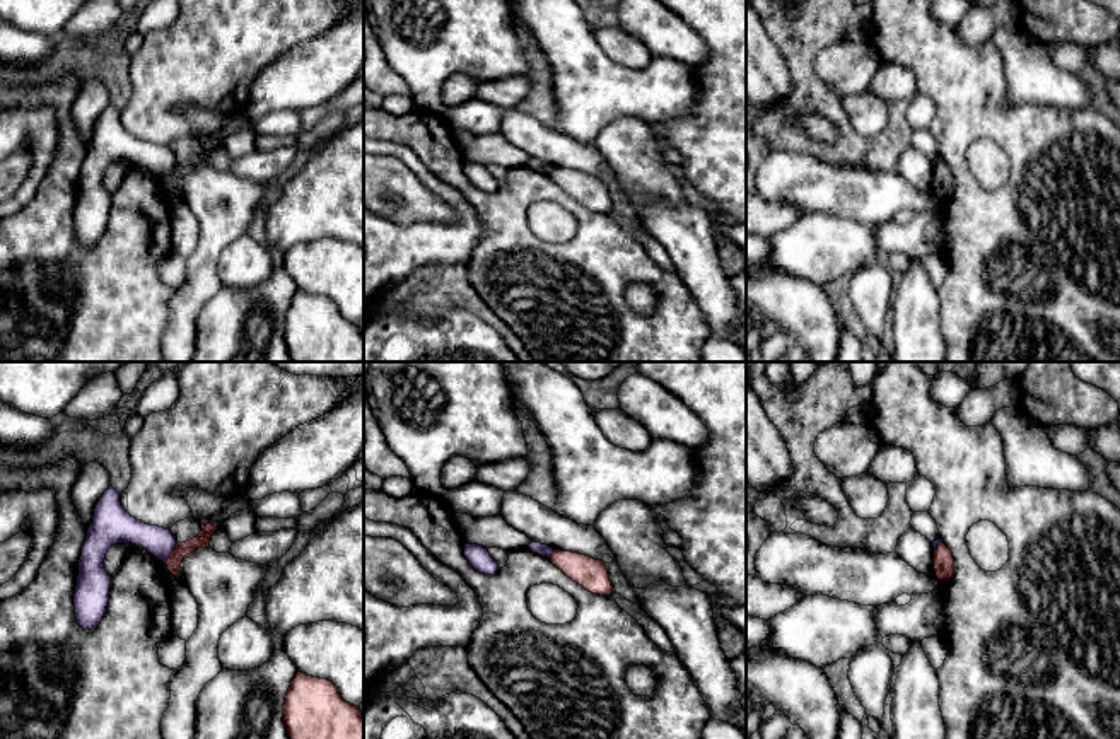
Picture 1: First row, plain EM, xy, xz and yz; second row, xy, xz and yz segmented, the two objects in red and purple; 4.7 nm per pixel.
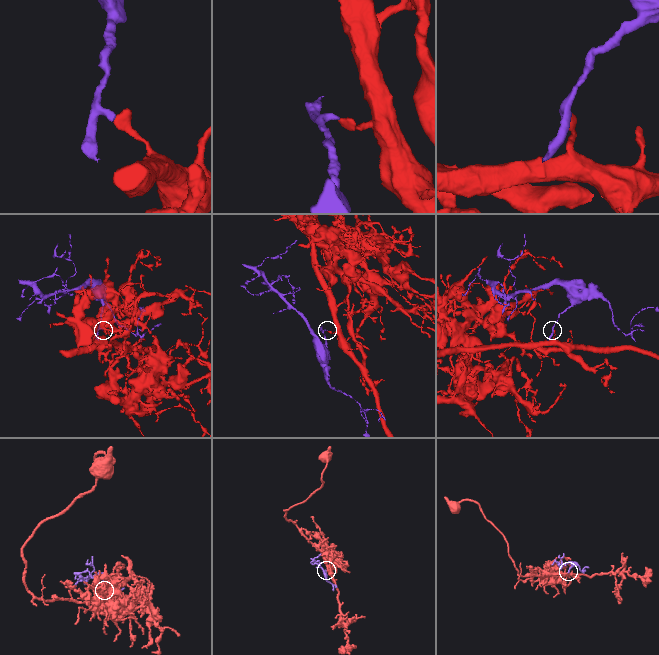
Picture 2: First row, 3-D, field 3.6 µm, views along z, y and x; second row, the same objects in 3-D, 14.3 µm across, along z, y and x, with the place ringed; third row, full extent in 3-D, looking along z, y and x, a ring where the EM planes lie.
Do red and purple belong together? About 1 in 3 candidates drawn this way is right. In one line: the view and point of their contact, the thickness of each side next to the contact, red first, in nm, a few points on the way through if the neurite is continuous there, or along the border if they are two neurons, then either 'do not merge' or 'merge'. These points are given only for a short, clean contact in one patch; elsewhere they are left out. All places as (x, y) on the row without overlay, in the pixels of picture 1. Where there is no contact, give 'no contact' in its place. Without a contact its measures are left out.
xy (171, 171) | 70/140 nm | along xy (178, 161), (164, 180) | do not merge

